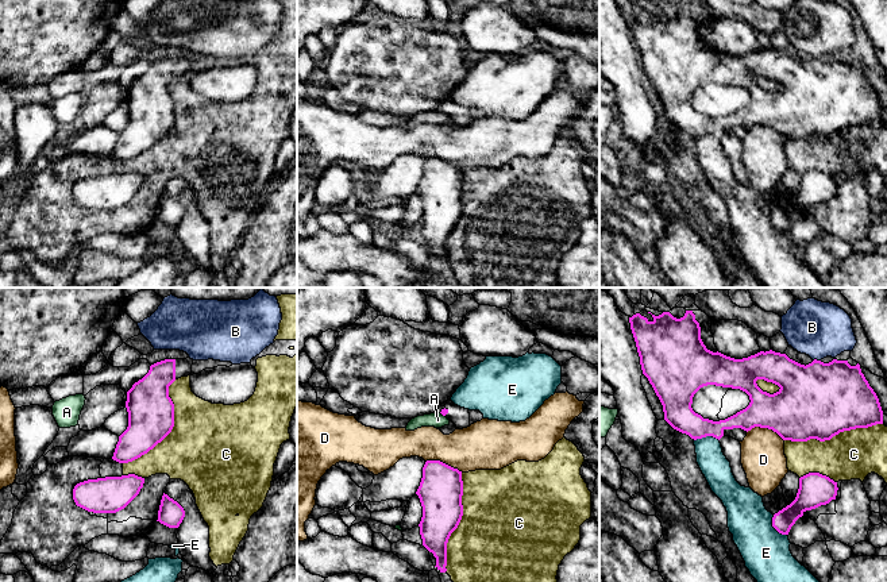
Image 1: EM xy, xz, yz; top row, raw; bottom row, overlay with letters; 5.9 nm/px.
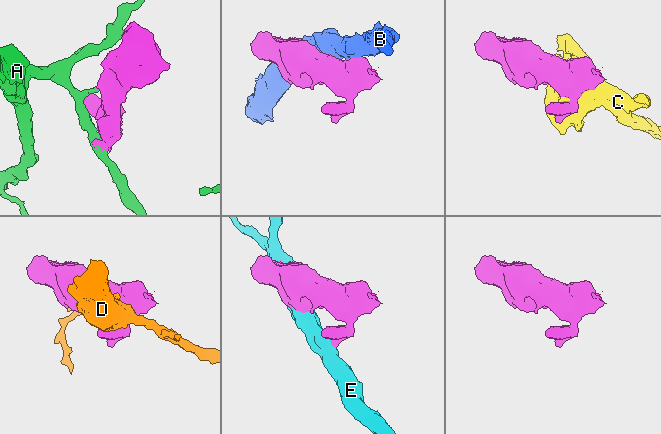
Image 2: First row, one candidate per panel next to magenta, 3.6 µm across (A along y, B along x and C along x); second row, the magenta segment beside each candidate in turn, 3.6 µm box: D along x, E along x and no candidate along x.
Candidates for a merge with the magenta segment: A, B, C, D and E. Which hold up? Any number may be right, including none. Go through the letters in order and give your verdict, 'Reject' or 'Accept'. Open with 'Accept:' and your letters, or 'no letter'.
Accept: no letter
A: Reject
B: Reject
C: Reject
D: Reject
E: Reject

